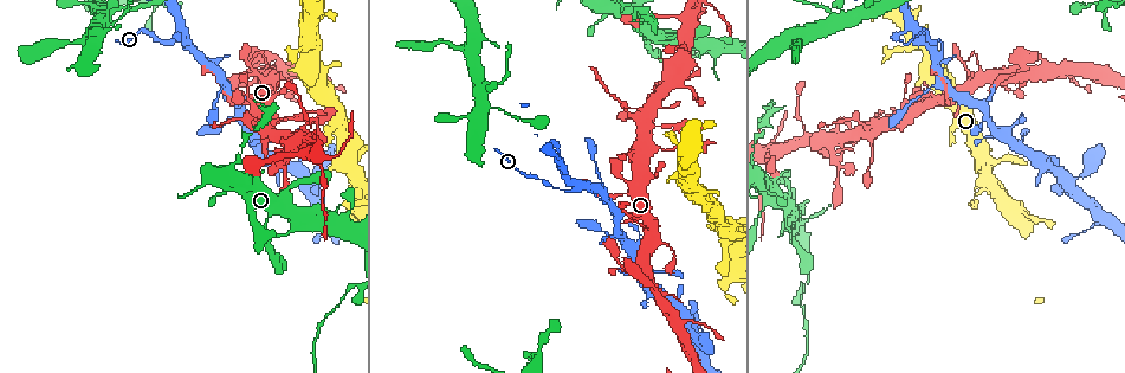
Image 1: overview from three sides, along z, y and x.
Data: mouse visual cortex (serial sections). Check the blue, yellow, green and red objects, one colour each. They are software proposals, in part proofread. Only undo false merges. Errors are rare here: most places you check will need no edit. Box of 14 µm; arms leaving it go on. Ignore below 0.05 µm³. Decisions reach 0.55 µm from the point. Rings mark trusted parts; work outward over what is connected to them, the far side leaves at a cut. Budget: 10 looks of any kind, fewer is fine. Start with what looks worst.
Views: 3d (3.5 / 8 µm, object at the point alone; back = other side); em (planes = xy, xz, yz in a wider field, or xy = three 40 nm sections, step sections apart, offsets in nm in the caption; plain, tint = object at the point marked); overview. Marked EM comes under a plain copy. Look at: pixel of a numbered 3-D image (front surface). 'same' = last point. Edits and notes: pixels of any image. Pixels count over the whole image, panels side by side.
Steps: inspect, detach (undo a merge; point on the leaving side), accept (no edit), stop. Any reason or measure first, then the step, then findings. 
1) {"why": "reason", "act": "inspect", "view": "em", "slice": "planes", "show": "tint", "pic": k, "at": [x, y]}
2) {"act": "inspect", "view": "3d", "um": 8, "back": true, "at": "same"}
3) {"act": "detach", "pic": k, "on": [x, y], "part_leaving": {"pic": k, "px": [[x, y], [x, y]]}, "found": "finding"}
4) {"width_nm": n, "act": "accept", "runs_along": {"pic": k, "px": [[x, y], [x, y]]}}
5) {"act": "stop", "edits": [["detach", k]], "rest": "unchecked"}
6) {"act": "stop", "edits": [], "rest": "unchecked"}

{"why": "narrows sharply", "act": "inspect", "view": "3d", "um": 3.5, "pic": 1, "at": [938, 56]}

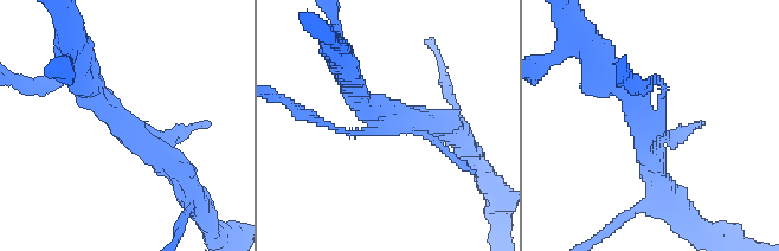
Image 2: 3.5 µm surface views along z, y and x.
{"arms": 3, "arm_widths_nm": [100, 300, 300], "why": "shape alone is not enough", "act": "inspect", "view": "em", "slice": "xy", "step": 1, "show": "tint", "pic": 2, "at": [654, 117]}

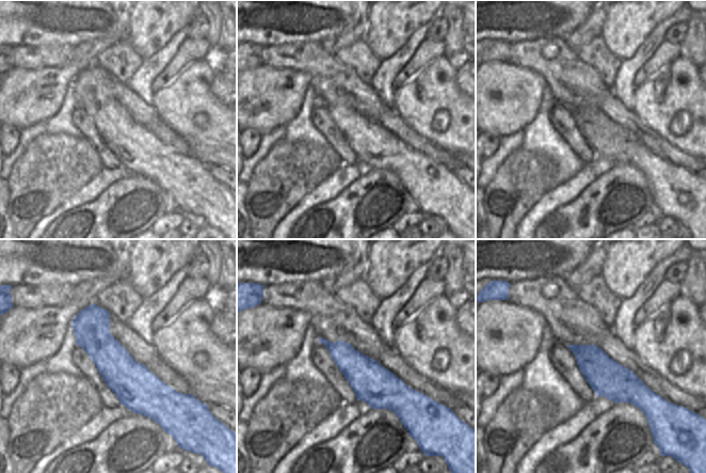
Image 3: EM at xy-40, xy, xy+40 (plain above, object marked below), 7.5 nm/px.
{"act": "accept", "runs_along": {"pic": 2, "px": [[56, 84], [77, 81], [175, 168]]}, "found": "all the same cell"}

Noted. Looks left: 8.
{"why": "a narrow waist", "act": "inspect", "view": "3d", "um": 3.5, "pic": 1, "at": [985, 112]}

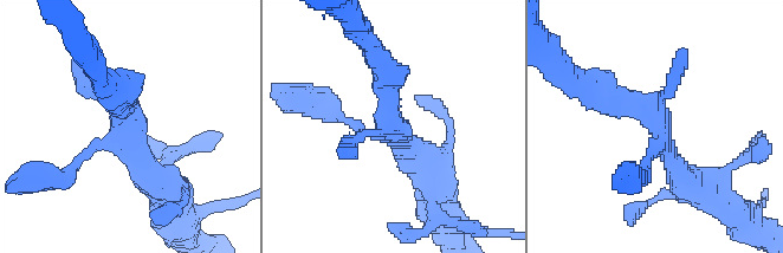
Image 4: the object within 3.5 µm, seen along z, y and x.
{"act": "inspect", "view": "em", "slice": "xy", "step": 1, "show": "tint", "pic": 4, "at": [128, 126]}

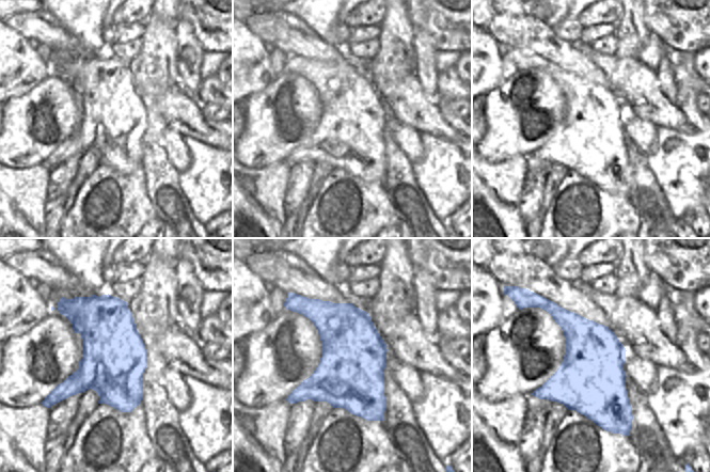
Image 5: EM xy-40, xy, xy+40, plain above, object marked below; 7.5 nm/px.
{"act": "accept", "runs_along": {"pic": 4, "px": [[595, 89], [647, 106], [692, 183]]}, "found": "all the same cell"}

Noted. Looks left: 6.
{"why": "side arm on a straight run", "act": "inspect", "view": "3d", "um": 3.5, "pic": 1, "at": [691, 322]}

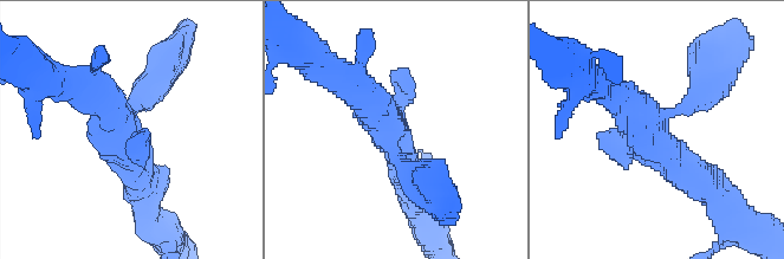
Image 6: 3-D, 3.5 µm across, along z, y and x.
{"act": "inspect", "view": "em", "slice": "xy", "step": 3, "show": "tint", "pic": 6, "at": [391, 127]}

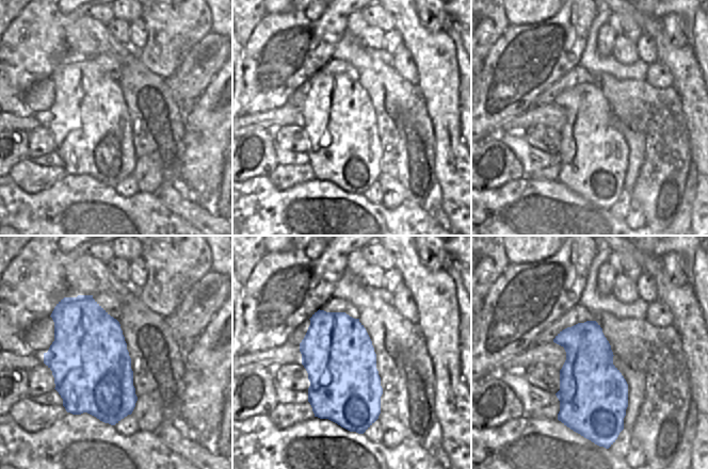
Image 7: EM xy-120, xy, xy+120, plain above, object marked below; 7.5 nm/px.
{"why": "cut it another way", "act": "inspect", "view": "em", "slice": "planes", "show": "tint", "at": "same"}

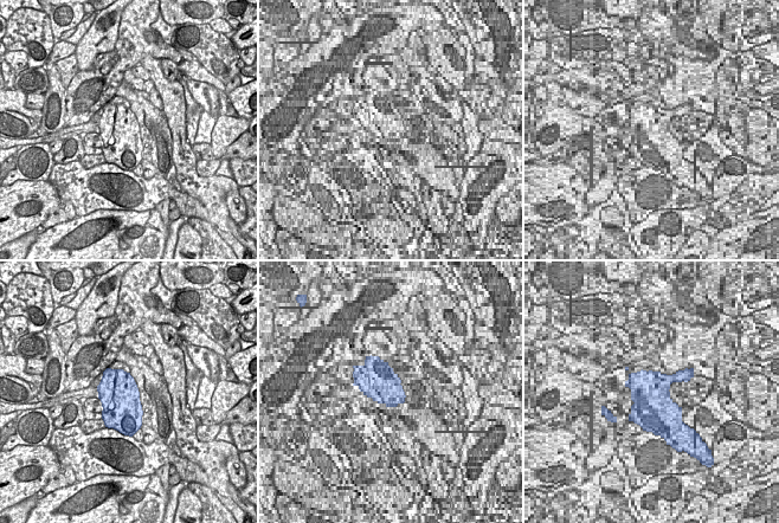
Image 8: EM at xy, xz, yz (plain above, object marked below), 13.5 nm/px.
{"act": "accept", "runs_along": {"pic": 6, "px": [[603, 86], [700, 185]]}, "found": "all the same cell"}

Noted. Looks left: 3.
{"why": "arms run side by side", "act": "inspect", "view": "3d", "um": 3.5, "pic": 1, "at": [647, 181]}

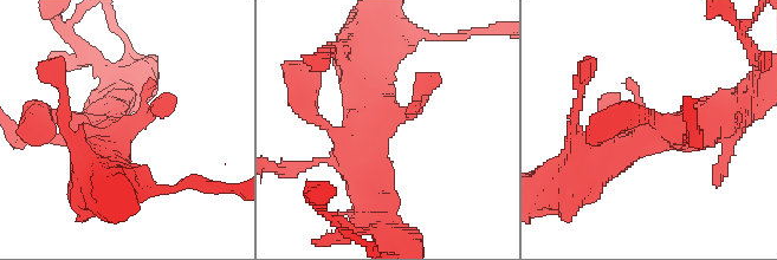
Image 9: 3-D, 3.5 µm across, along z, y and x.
{"why": "need the tissue", "act": "inspect", "view": "em", "slice": "xy", "step": 1, "show": "tint", "pic": 9, "at": [384, 121]}

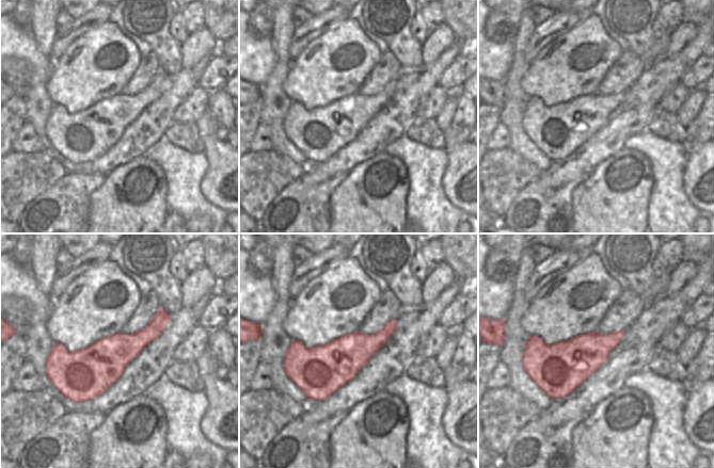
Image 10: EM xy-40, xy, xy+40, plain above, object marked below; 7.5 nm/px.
{"why": "another direction", "act": "inspect", "view": "em", "slice": "xy", "step": 2, "show": "tint", "at": "same"}

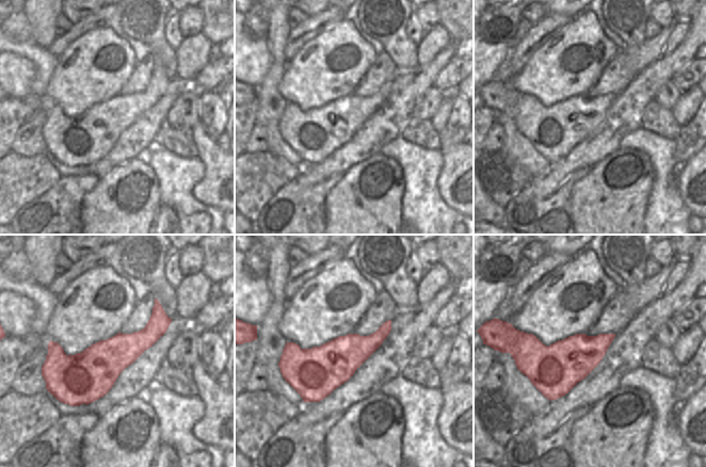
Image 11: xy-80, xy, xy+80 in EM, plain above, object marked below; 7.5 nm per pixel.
{"act": "accept", "runs_along": {"pic": 11, "px": [[167, 320], [92, 373], [48, 373]]}, "found": "continuous, no second cell"}

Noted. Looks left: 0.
{"act": "stop", "edits": [], "rest": "unchecked"}

